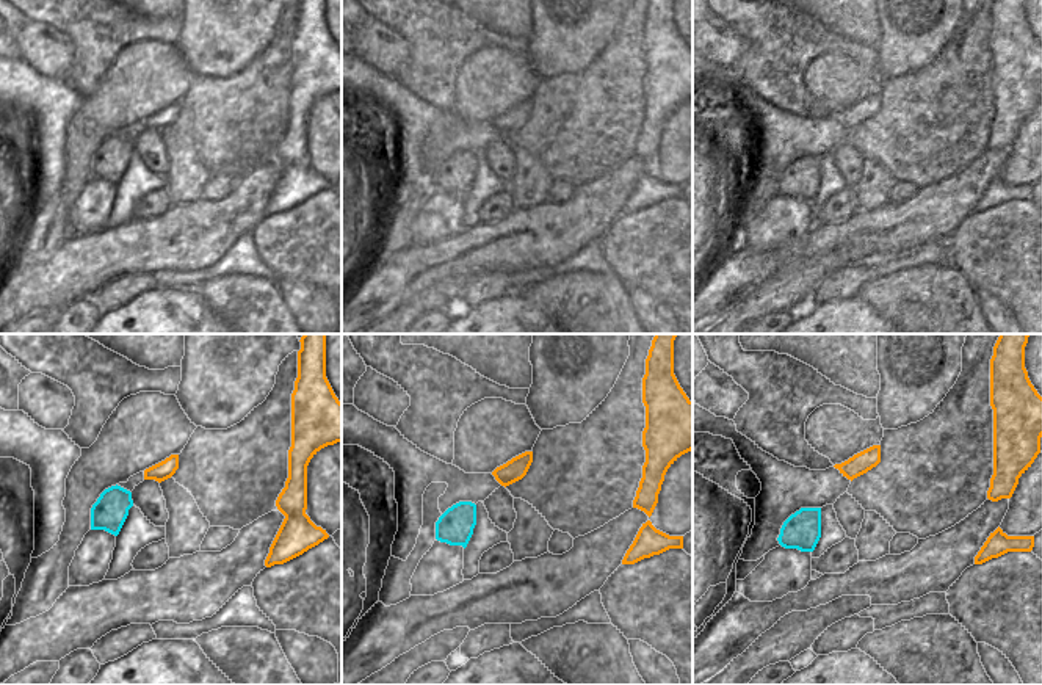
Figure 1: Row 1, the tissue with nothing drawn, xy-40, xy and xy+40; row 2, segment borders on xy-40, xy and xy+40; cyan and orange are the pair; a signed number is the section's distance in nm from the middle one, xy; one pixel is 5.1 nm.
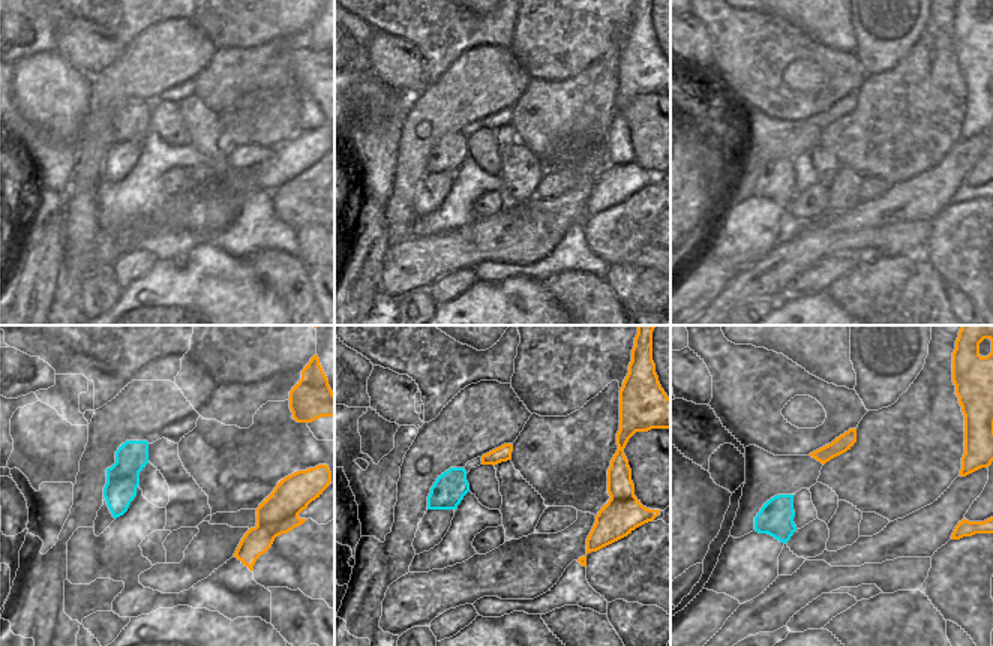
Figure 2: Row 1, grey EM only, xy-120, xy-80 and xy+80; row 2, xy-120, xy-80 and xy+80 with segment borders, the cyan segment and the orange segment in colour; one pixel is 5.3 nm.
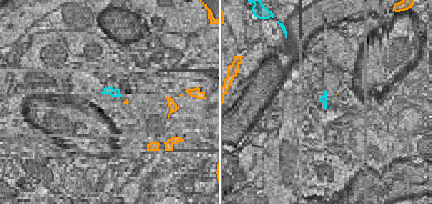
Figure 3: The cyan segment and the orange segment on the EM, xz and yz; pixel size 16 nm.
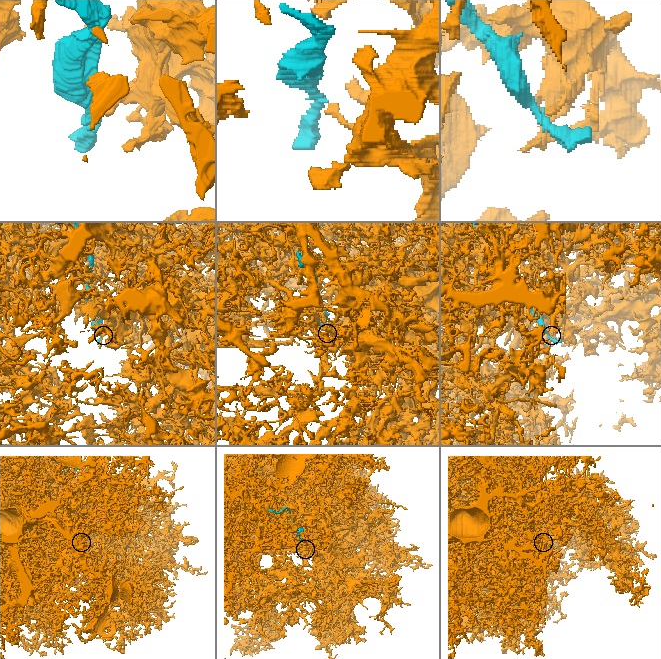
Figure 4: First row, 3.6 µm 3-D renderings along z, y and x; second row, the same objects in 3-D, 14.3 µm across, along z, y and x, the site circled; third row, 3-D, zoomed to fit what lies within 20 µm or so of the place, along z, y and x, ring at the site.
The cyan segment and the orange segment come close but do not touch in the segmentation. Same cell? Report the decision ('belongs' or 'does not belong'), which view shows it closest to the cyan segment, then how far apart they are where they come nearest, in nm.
does not belong; view xy-40; gap 100 nm

